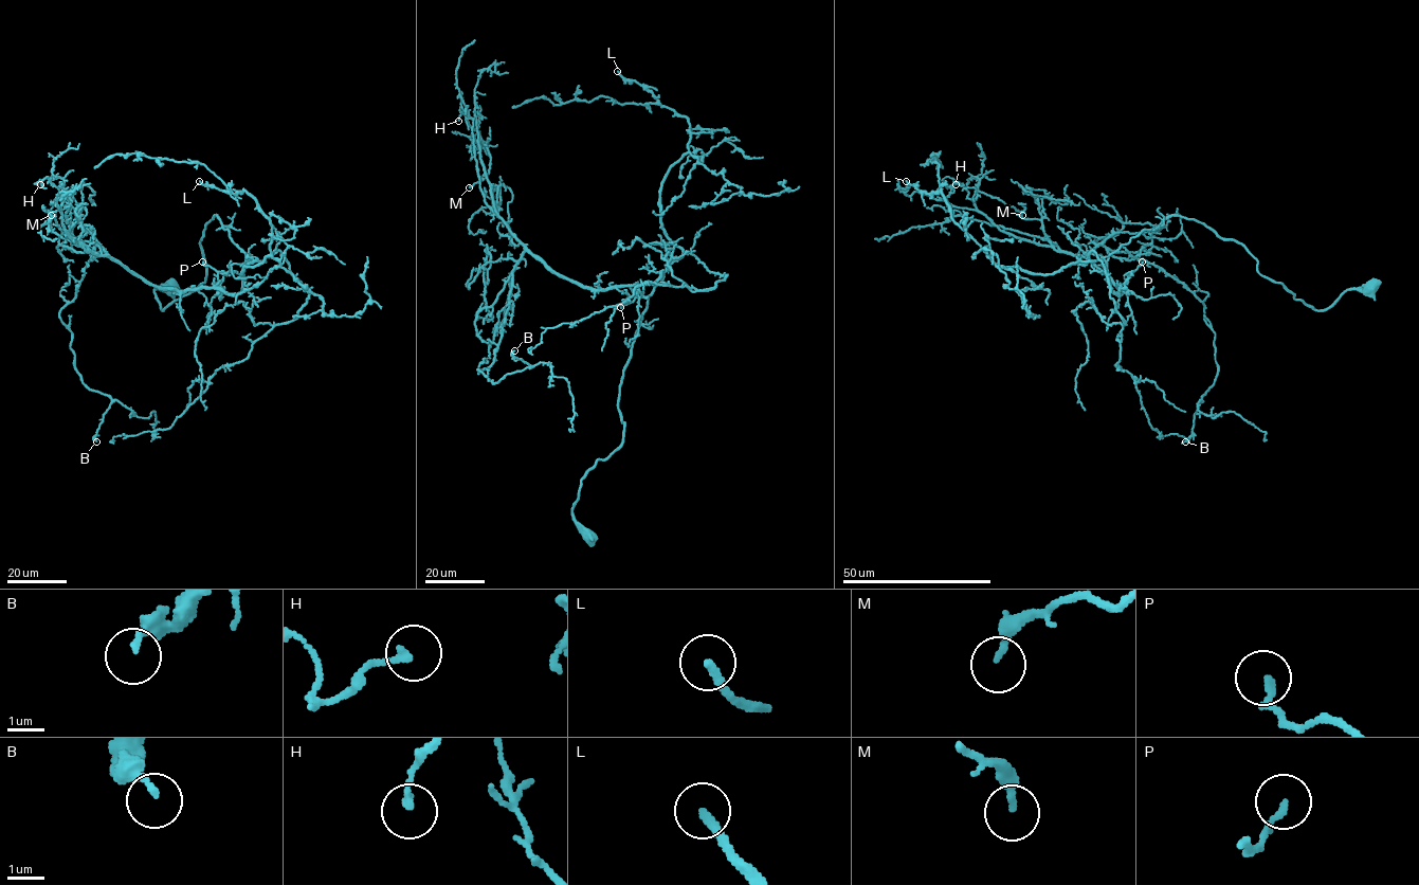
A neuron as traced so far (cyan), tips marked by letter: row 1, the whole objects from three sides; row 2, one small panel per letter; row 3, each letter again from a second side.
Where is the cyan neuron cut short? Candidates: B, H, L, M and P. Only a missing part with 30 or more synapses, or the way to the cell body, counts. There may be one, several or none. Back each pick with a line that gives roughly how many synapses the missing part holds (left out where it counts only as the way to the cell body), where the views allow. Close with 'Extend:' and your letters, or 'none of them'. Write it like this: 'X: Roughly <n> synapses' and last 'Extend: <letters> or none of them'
L: Roughly 80 synapses
Extend: L

